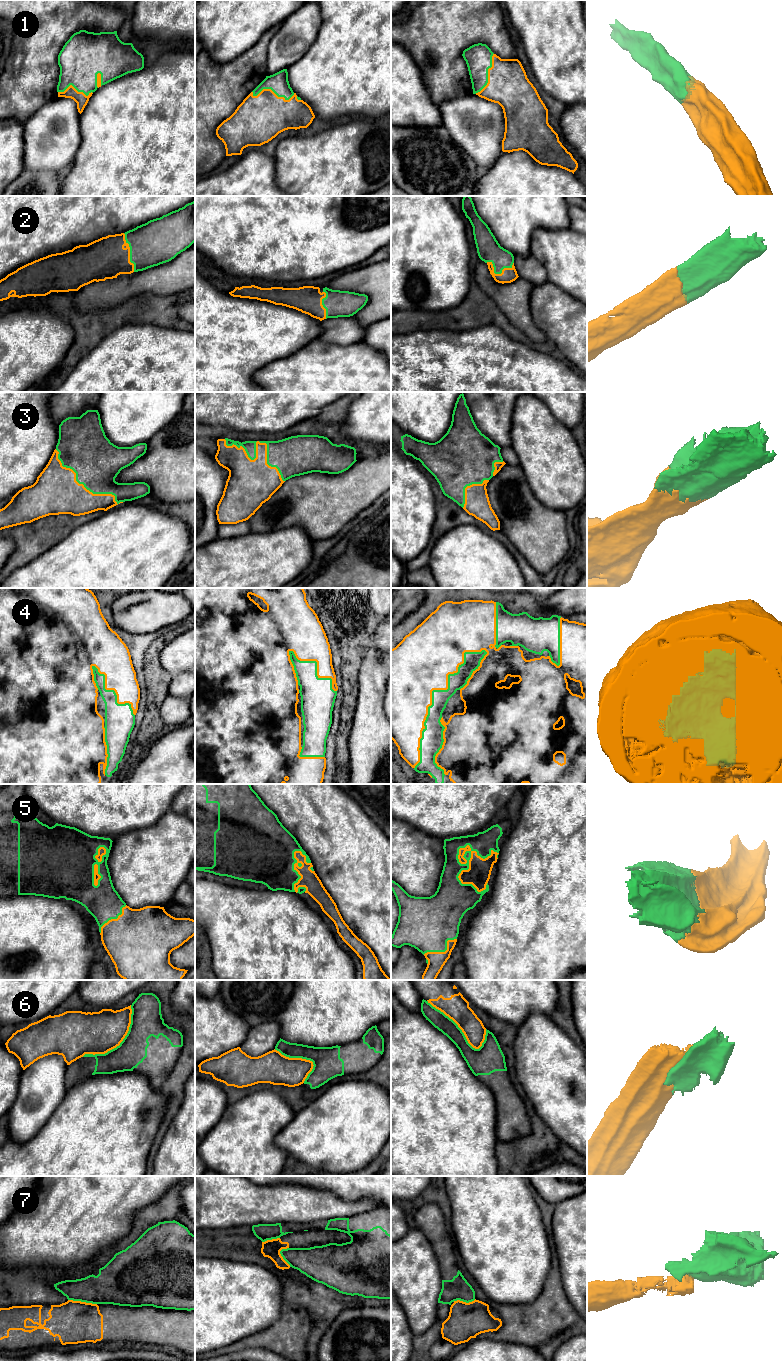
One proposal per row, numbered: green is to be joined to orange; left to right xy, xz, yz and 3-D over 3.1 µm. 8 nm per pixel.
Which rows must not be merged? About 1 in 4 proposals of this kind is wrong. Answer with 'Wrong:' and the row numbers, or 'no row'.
Wrong: 6, 7

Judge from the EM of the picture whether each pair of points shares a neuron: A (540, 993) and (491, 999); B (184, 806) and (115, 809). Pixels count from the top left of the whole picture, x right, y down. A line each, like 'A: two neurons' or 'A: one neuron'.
A: one neuron
B: two neurons

